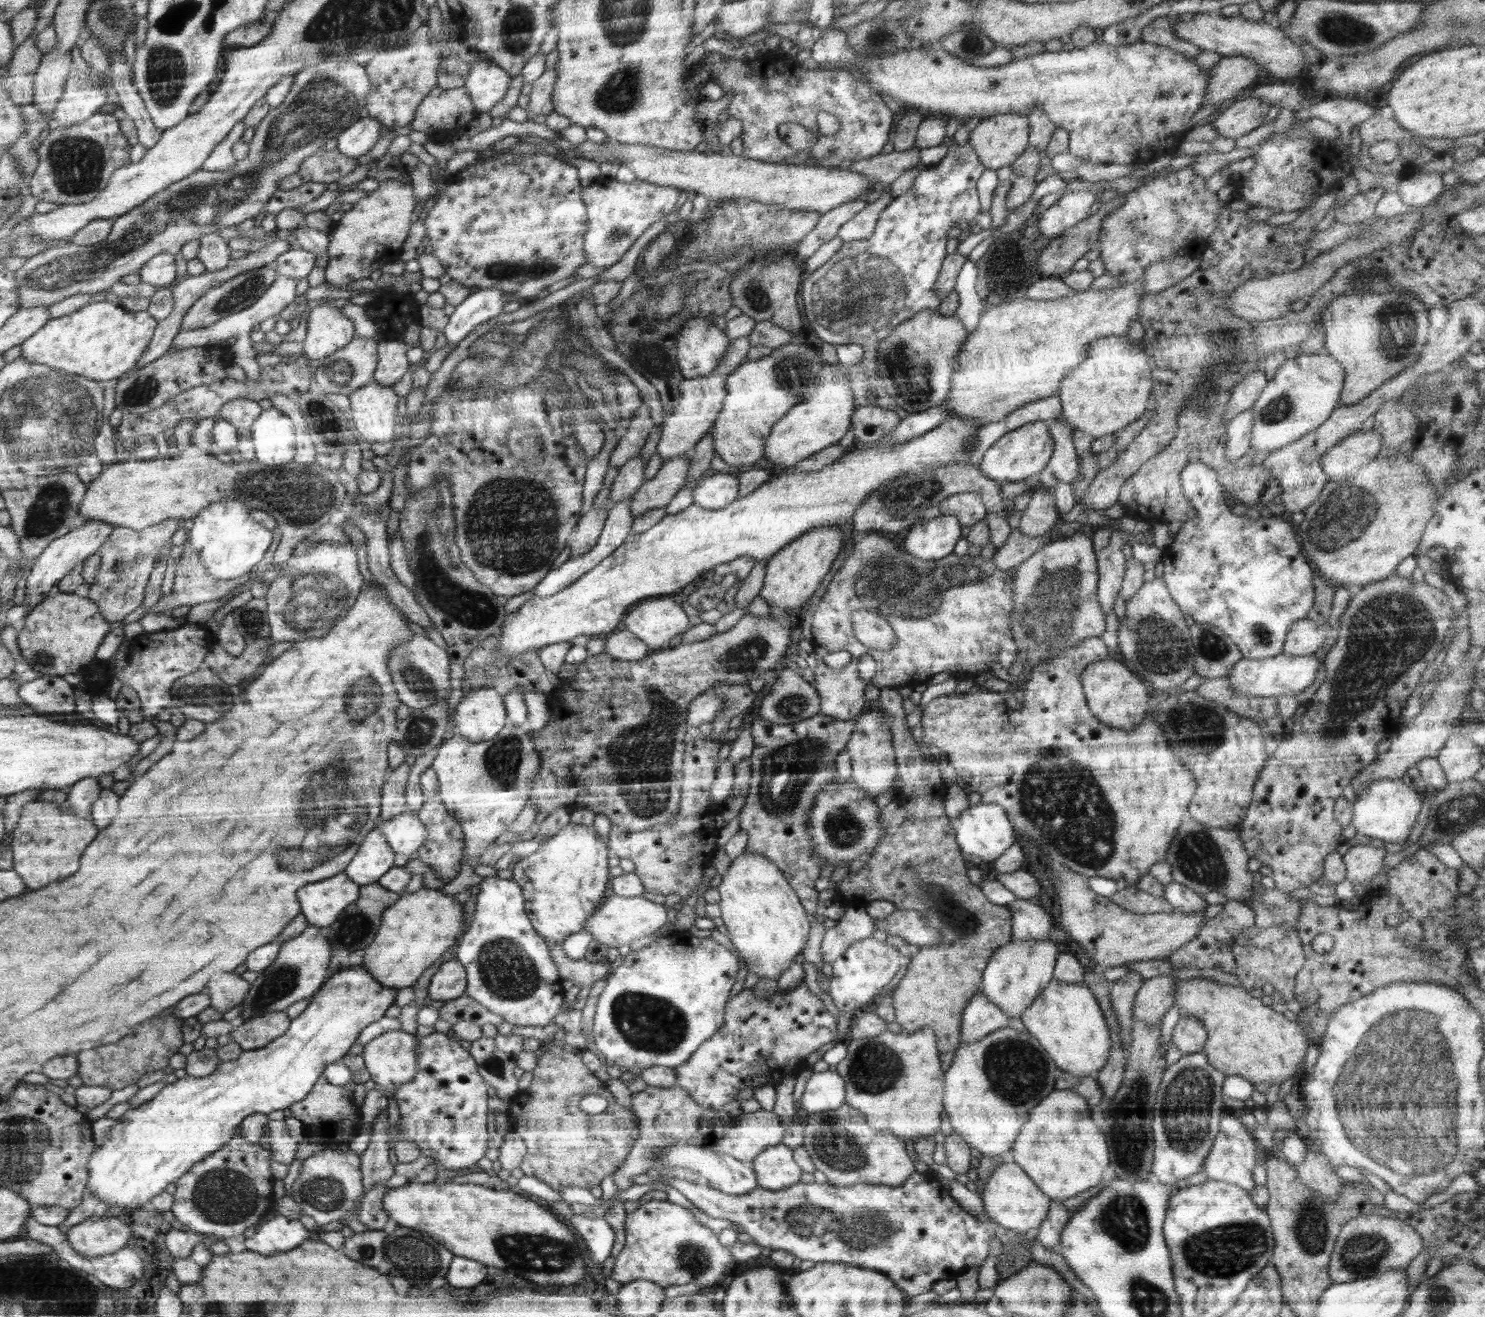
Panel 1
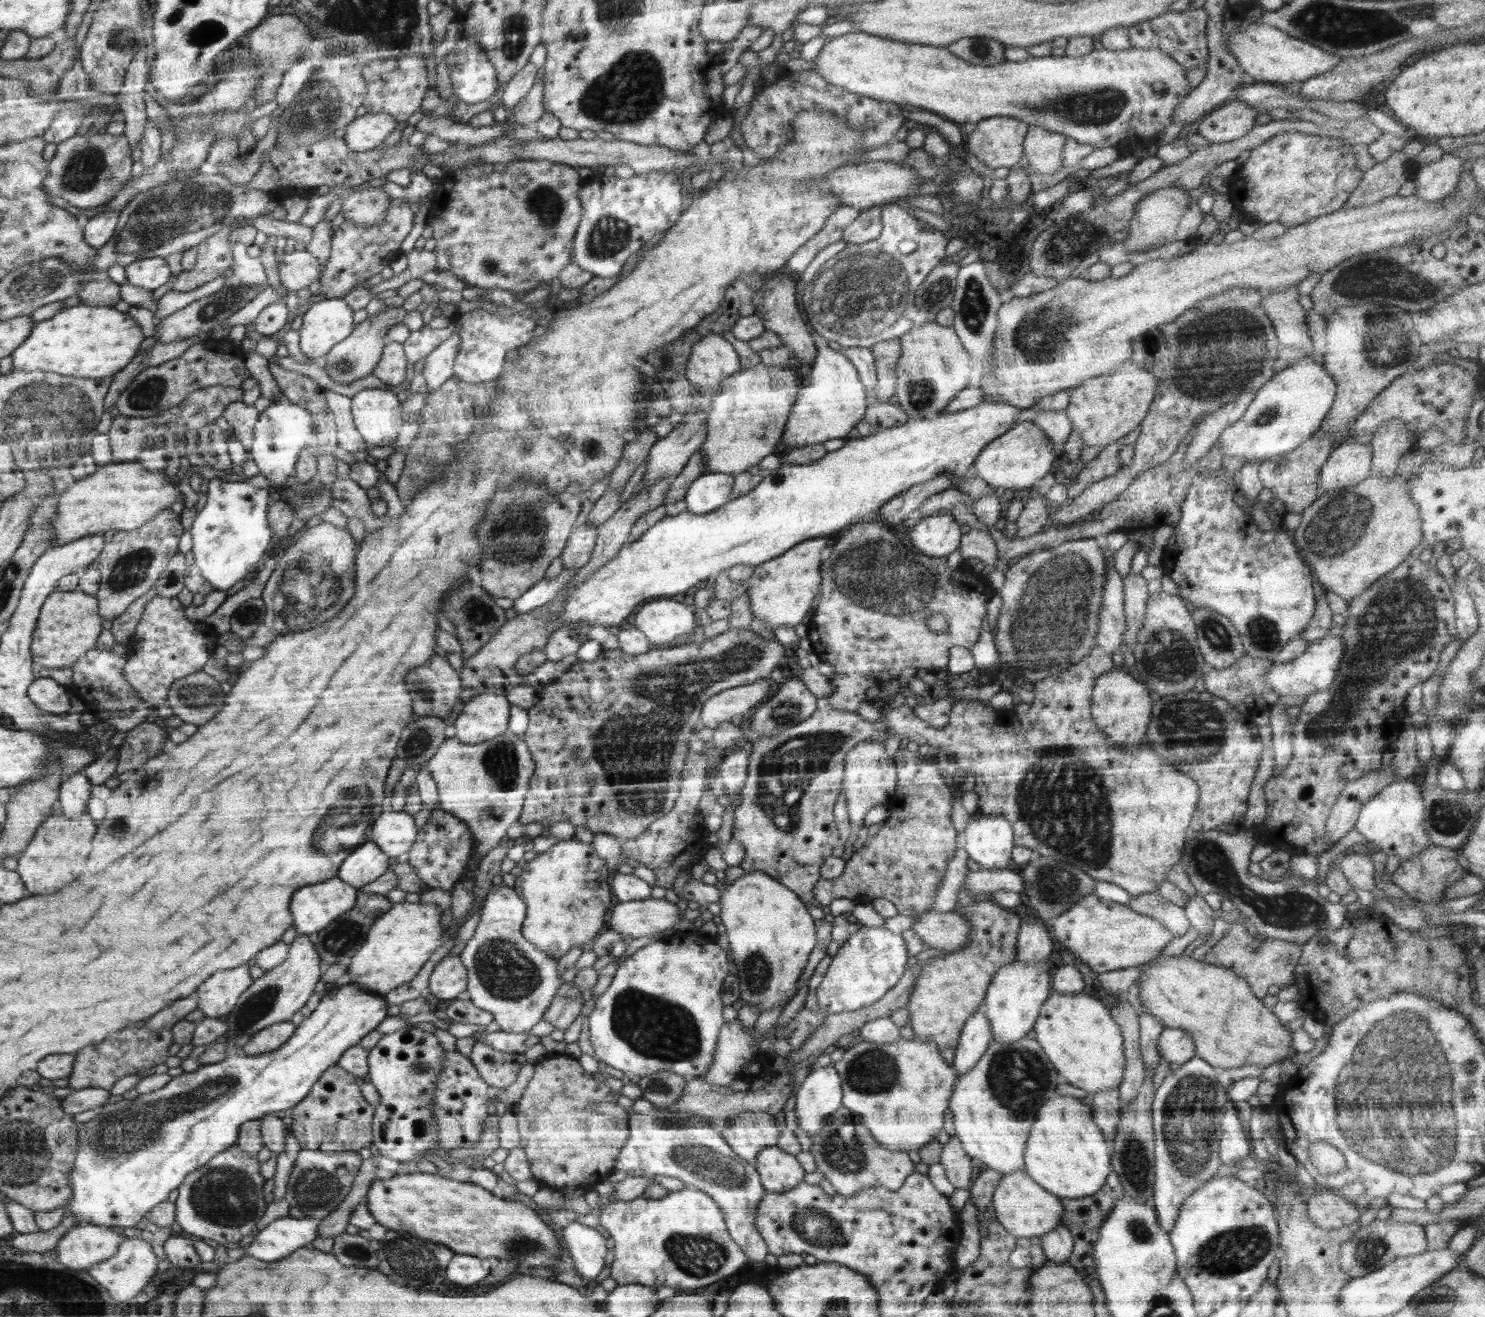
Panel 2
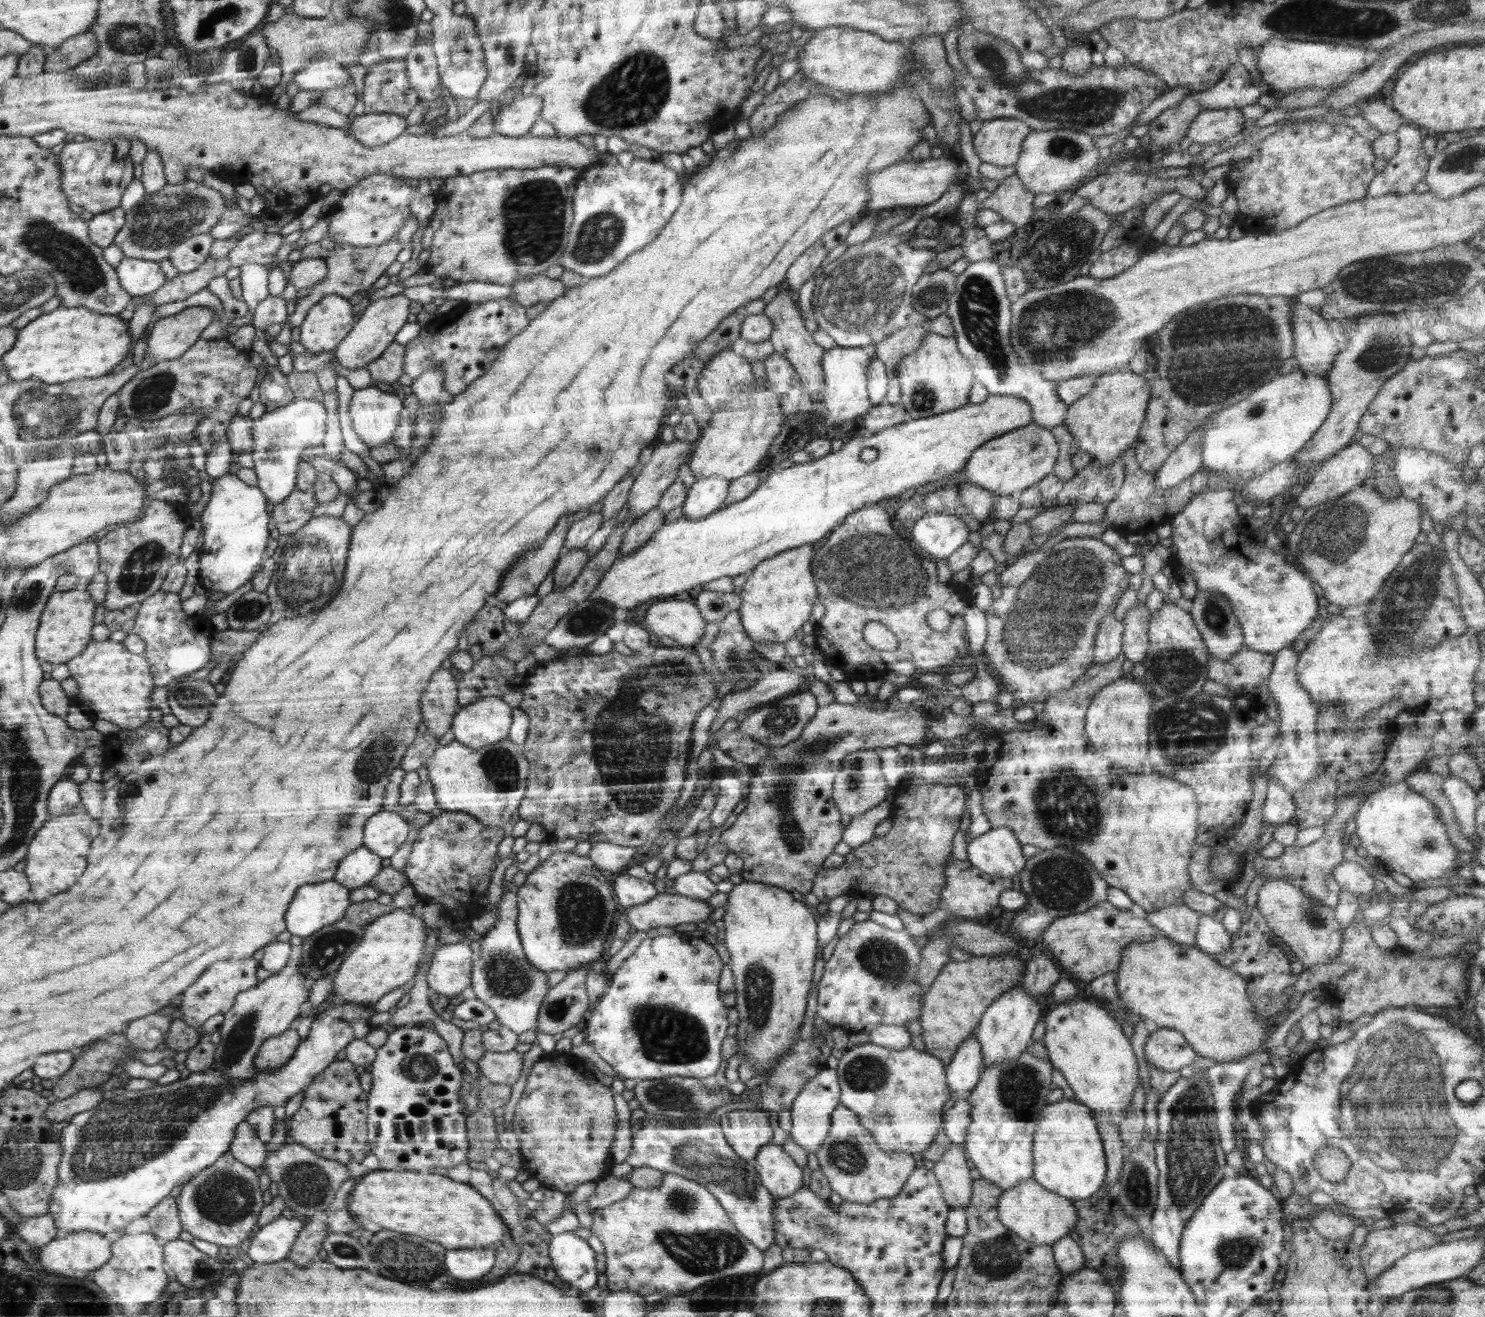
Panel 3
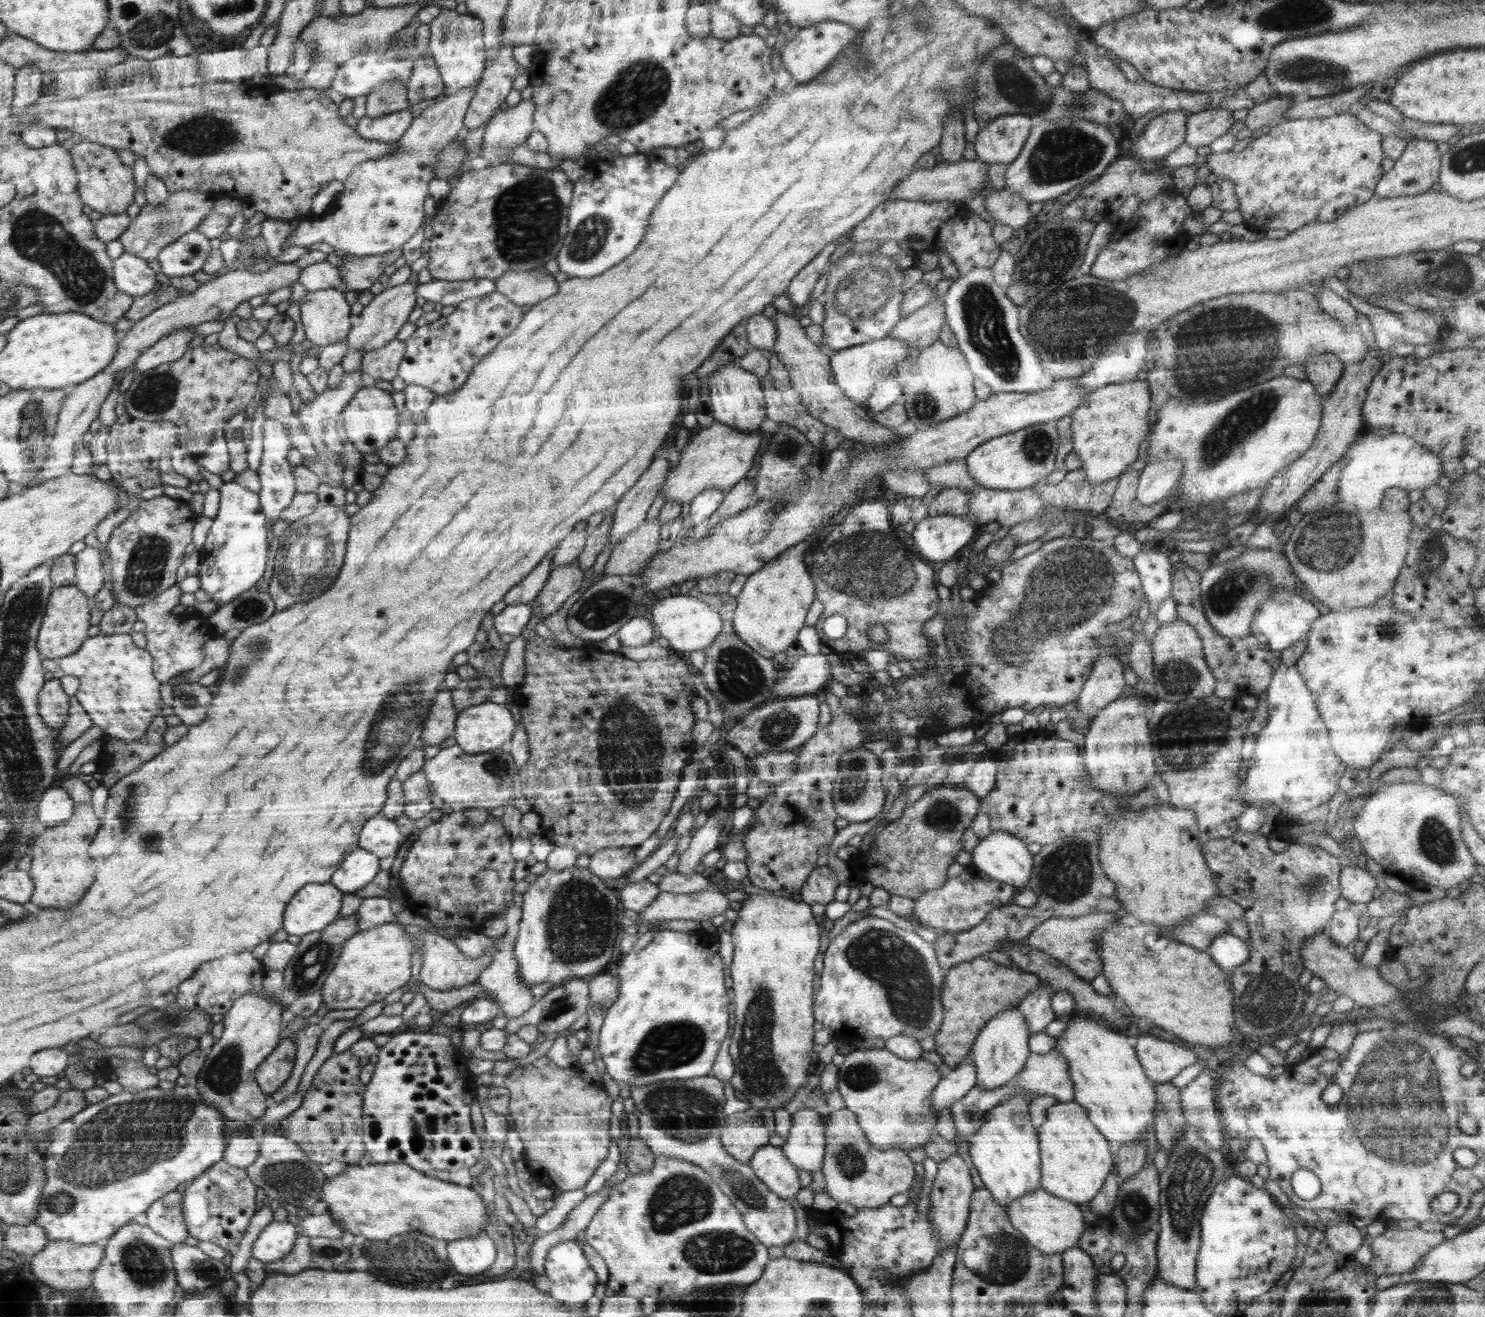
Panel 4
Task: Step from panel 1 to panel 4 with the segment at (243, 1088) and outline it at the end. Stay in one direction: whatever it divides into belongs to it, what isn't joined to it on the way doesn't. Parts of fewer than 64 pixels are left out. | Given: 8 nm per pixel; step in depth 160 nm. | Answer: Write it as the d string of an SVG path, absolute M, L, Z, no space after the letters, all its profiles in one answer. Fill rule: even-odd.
M193 1082L188 1086L176 1085L172 1090L159 1087L142 1092L123 1090L98 1104L88 1104L85 1111L51 1131L50 1145L43 1156L47 1182L44 1183L39 1215L32 1223L44 1230L47 1242L72 1240L76 1244L92 1244L110 1239L120 1226L131 1223L135 1216L146 1212L152 1203L174 1191L176 1186L193 1181L223 1160L227 1149L223 1116L216 1108L208 1106ZM124 1166L134 1174L124 1178Z

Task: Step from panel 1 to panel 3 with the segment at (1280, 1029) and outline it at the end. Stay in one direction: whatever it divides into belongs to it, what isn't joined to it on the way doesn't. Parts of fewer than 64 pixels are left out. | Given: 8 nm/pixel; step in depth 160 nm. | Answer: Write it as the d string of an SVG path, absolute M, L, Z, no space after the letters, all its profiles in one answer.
M1164 934L1150 942L1131 942L1124 949L1116 972L1118 996L1124 1006L1145 1016L1151 1028L1180 1031L1201 1057L1212 1058L1217 1063L1230 1062L1256 1050L1261 1052L1262 1044L1267 1042L1269 1035L1266 1033L1266 1024L1256 1018L1245 980L1195 946L1176 943Z

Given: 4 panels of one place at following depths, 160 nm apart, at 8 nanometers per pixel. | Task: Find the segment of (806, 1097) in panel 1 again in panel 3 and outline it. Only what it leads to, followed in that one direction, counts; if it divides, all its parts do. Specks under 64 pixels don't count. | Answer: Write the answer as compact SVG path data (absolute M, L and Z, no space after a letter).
M825 1066L813 1079L808 1081L802 1092L796 1096L790 1110L792 1113L792 1129L788 1134L799 1144L807 1154L816 1153L820 1144L824 1142L830 1129L830 1118L839 1106L840 1099L839 1077L836 1069Z

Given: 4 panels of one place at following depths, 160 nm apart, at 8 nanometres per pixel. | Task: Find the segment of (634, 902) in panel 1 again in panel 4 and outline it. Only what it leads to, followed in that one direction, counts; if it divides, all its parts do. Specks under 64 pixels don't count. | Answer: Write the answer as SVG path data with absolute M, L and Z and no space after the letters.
M715 887L691 894L661 892L655 902L639 912L639 923L653 925L664 920L711 920L722 917L729 902L724 892Z

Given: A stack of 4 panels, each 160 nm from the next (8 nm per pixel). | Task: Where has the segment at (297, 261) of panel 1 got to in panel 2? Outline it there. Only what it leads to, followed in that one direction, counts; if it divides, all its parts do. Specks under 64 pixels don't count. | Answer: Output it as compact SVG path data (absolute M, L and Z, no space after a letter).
M302 246L290 253L279 252L277 259L280 281L288 291L308 288L320 278L320 262Z

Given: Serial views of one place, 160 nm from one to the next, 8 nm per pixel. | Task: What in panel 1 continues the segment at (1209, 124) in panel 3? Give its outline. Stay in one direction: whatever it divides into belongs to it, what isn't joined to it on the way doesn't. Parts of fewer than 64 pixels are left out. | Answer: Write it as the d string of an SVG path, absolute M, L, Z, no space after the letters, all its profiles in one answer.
M1254 95L1237 97L1228 109L1224 110L1212 123L1218 138L1239 139L1265 124L1264 118L1271 106Z

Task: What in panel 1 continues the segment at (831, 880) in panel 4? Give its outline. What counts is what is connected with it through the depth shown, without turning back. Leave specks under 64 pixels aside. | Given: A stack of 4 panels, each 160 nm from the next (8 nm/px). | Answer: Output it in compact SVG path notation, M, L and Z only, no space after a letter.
M921 756L916 757L902 757L898 759L898 776L900 779L900 790L895 794L895 800L899 803L902 808L907 810L906 820L894 831L892 834L885 834L878 843L878 846L874 849L871 854L868 863L865 867L862 867L860 871L856 873L848 873L848 875L840 882L834 884L834 891L836 892L836 899L840 899L850 905L862 906L865 908L871 902L876 900L889 900L894 903L897 910L916 910L918 911L925 923L934 930L940 933L941 939L937 945L934 946L923 946L917 953L913 953L906 957L910 958L910 963L907 967L904 977L900 980L896 988L889 994L889 1002L893 1005L895 1010L895 1021L900 1024L903 1028L904 1033L911 1033L918 1031L921 1028L928 1027L933 1030L935 1039L937 1042L939 1057L943 1072L945 1073L950 1068L952 1059L954 1058L955 1052L959 1047L961 1040L961 1016L964 1012L966 1003L980 990L981 982L983 979L983 972L991 959L992 954L997 948L1003 947L1010 939L1013 938L1013 932L1011 931L1012 926L1012 913L1006 905L994 904L991 900L986 899L984 894L979 890L974 883L970 882L967 875L968 862L967 857L962 853L962 850L957 845L954 837L954 826L950 825L950 818L946 814L944 808L944 799L947 789L947 785L944 782L944 776L940 774L940 768L936 763L932 763L932 760L924 760Z

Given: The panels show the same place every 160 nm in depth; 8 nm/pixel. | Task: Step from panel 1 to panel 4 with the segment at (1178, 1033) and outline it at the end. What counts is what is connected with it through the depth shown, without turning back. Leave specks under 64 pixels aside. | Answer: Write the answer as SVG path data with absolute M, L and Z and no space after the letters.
M1140 1035L1136 1056L1145 1075L1158 1084L1170 1083L1184 1068L1197 1062L1197 1055L1187 1043L1174 1043L1156 1035Z

